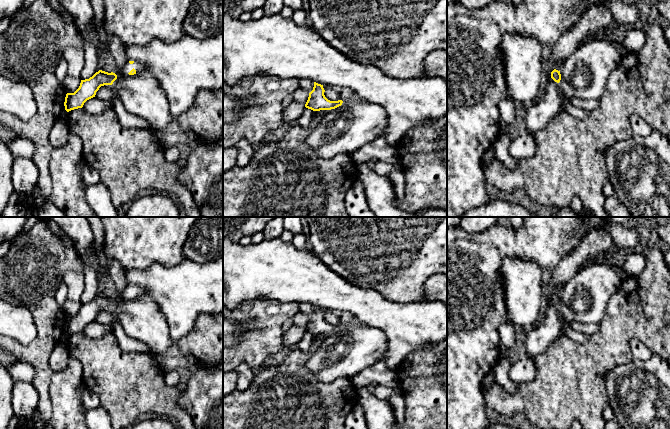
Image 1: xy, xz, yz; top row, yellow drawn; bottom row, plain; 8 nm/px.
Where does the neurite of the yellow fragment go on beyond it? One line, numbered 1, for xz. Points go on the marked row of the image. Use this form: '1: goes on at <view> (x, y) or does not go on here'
1: does not go on here

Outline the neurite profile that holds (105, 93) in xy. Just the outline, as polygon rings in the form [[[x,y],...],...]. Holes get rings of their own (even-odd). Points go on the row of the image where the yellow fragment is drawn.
[[[104,85],[99,88],[95,96],[100,100],[109,103],[114,97],[114,91],[109,85]]]

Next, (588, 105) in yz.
[[[580,98],[563,99],[565,104],[571,104],[574,107],[583,109],[585,111],[592,111],[599,106],[599,100],[583,100]]]

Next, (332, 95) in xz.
[[[327,88],[324,92],[325,97],[330,101],[338,101],[341,100],[340,93],[331,89]]]

